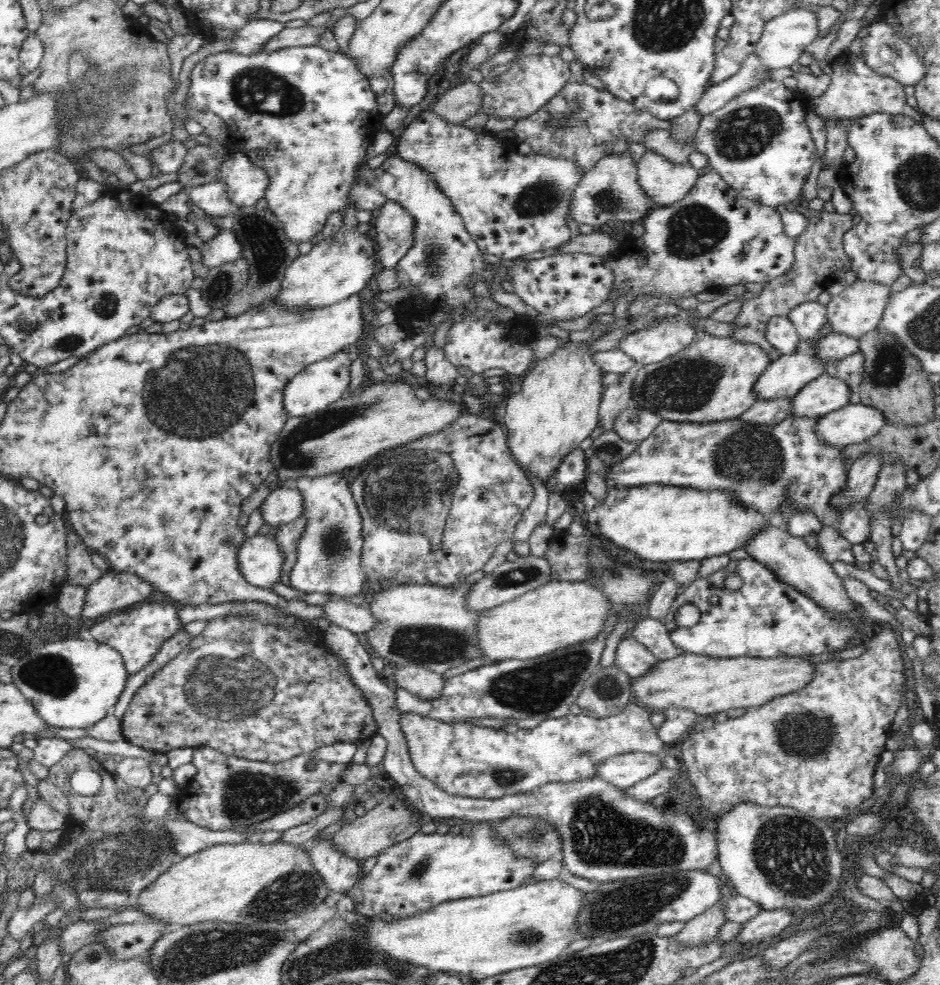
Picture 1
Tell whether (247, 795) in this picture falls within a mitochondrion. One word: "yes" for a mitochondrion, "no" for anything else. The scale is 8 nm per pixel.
yes

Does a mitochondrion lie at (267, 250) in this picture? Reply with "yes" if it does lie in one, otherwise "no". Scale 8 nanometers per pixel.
yes

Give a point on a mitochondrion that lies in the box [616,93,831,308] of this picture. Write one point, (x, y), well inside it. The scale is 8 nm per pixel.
(743, 133)

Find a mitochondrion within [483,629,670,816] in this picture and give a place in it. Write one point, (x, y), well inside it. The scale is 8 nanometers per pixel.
(502, 775)

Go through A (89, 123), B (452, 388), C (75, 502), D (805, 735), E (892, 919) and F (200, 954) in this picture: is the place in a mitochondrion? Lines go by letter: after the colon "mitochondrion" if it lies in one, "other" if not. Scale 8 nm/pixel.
A: mitochondrion
B: other
C: other
D: mitochondrion
E: other
F: mitochondrion

